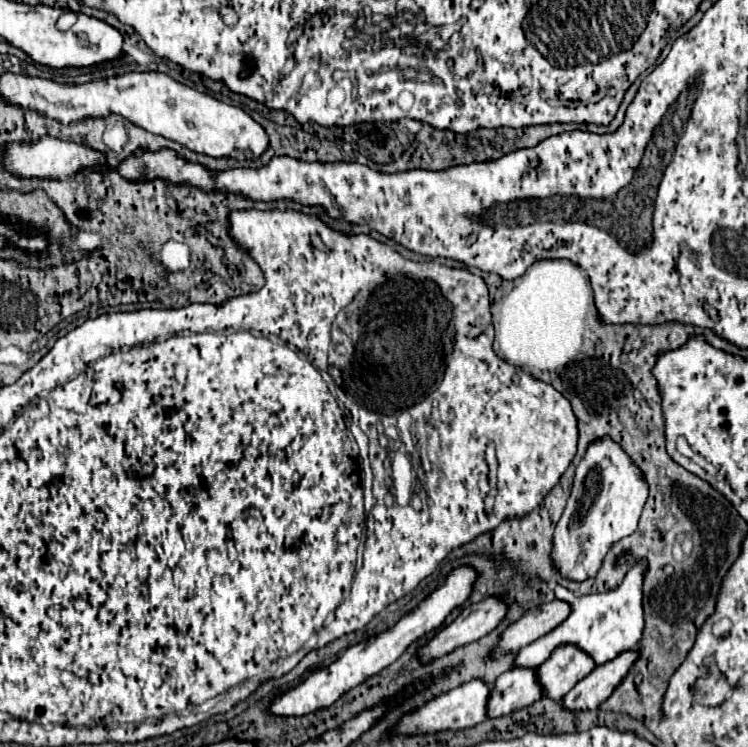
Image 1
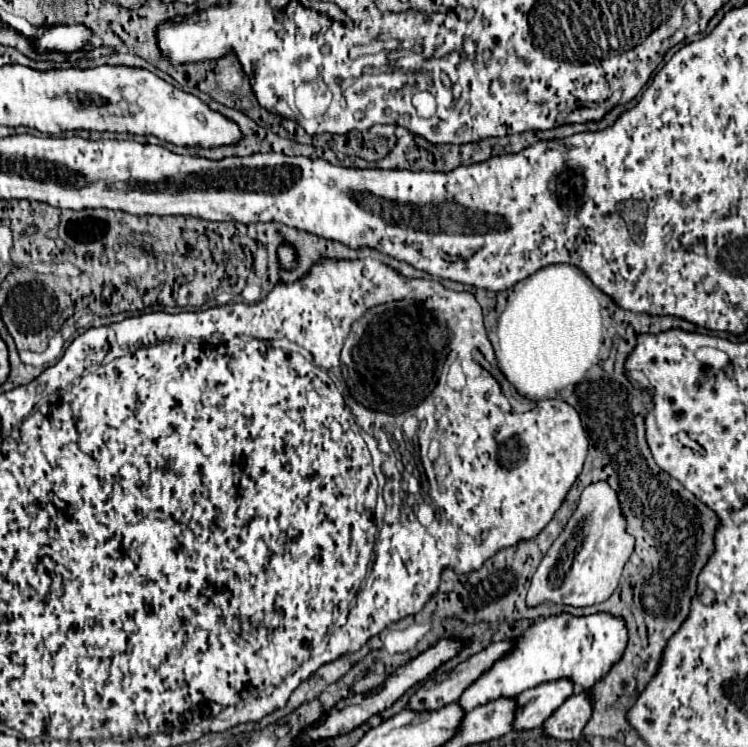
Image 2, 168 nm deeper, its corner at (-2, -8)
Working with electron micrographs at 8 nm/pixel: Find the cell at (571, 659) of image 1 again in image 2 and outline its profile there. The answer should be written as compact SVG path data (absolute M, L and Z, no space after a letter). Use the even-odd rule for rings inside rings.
M547 681L547 685L537 685L535 689L523 691L517 697L515 729L541 727L547 717L551 717L553 711L573 695L573 691L575 685L571 685L571 681Z

